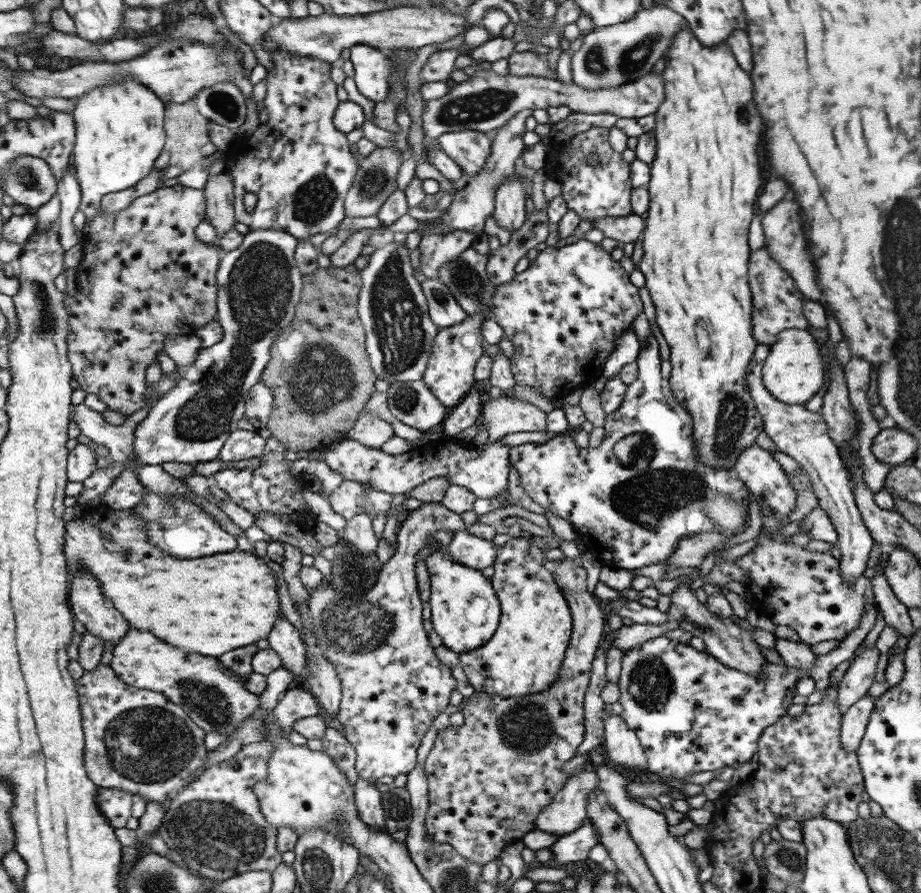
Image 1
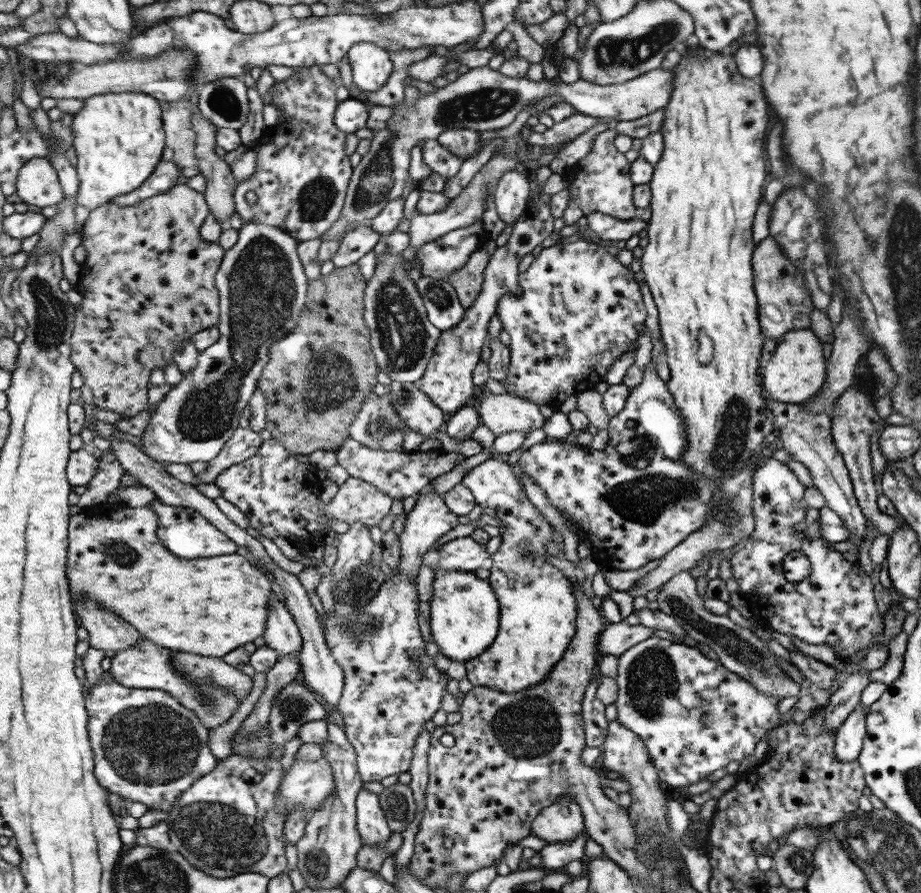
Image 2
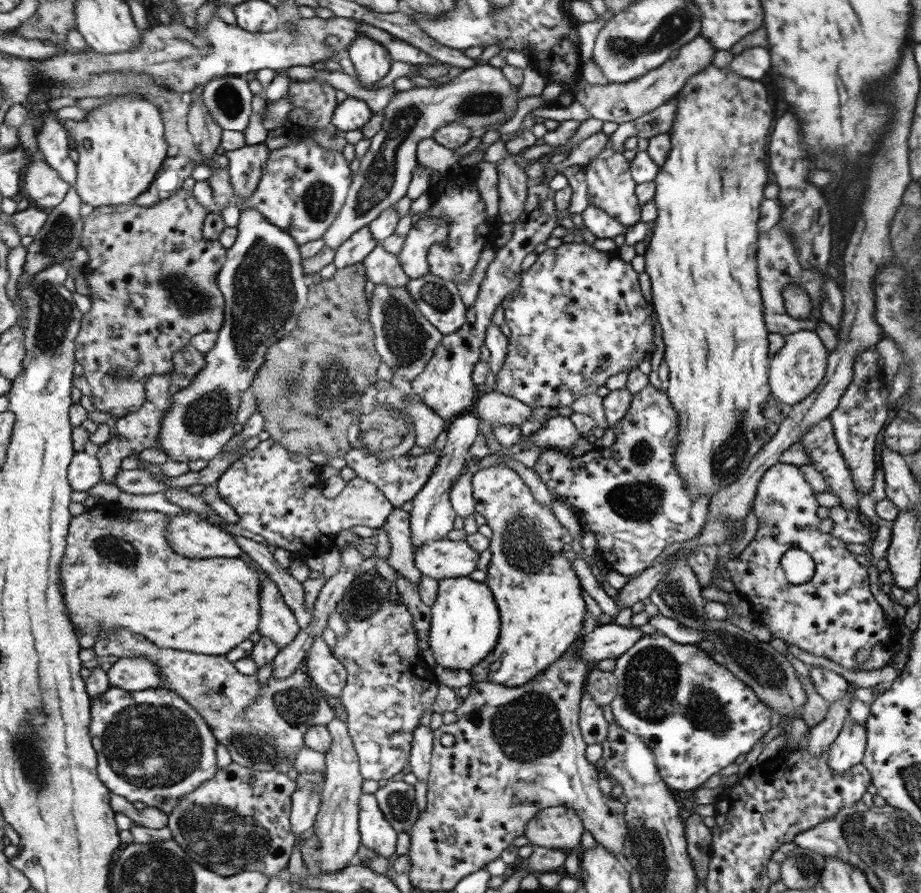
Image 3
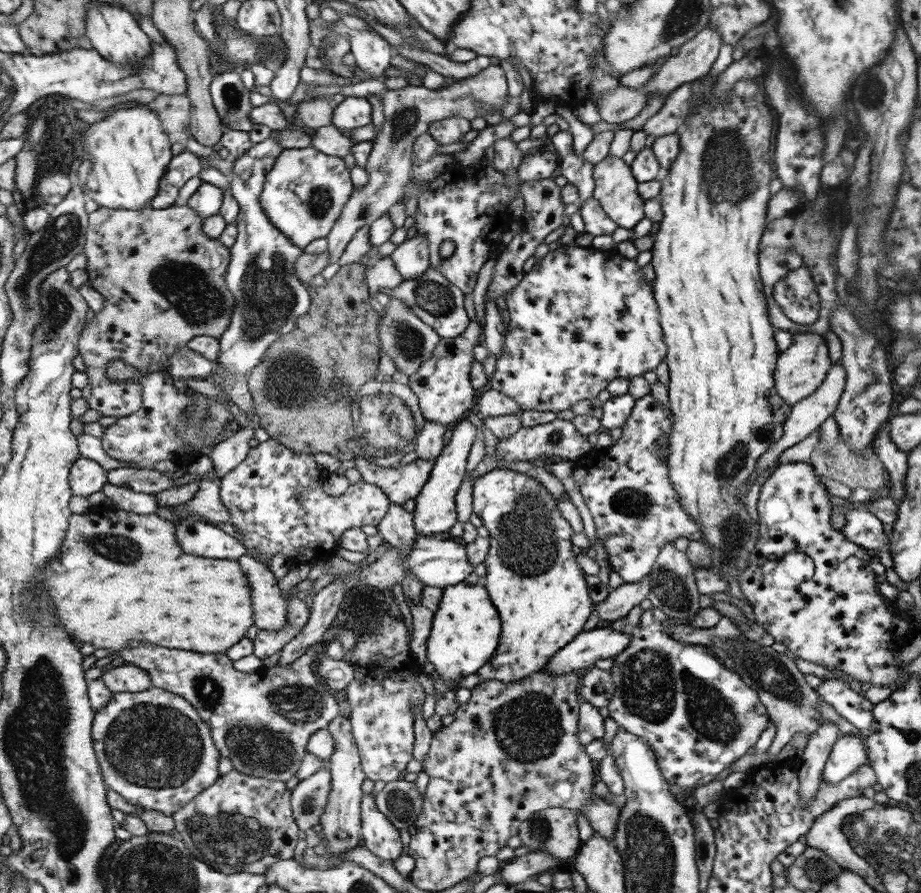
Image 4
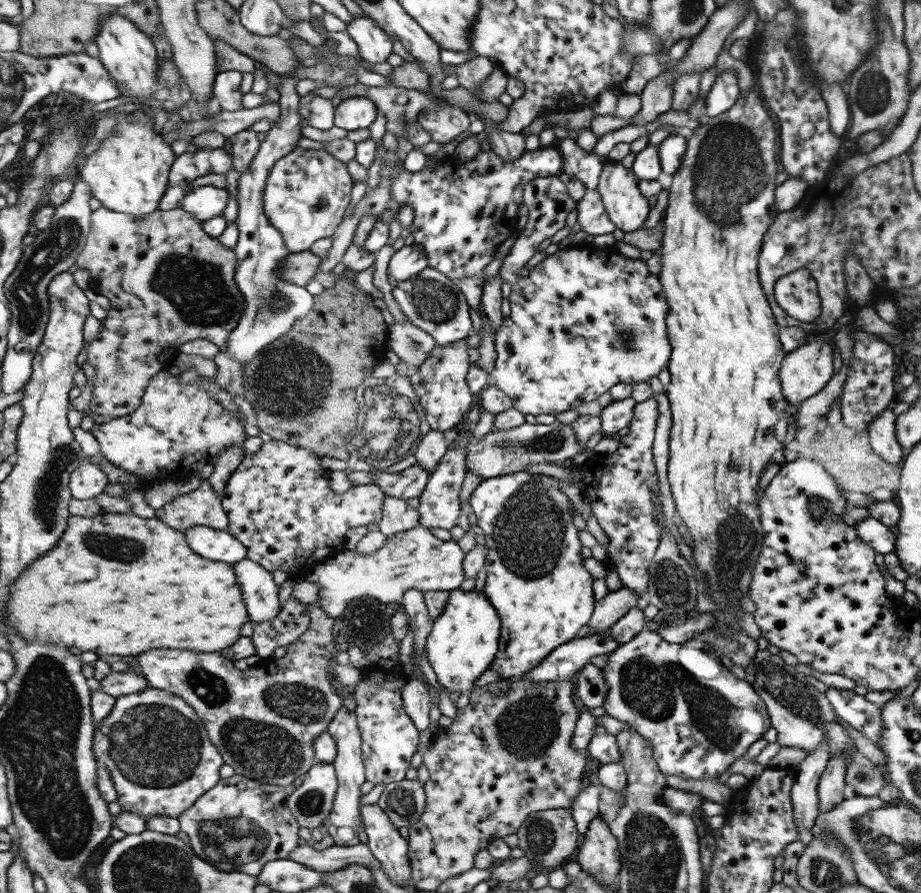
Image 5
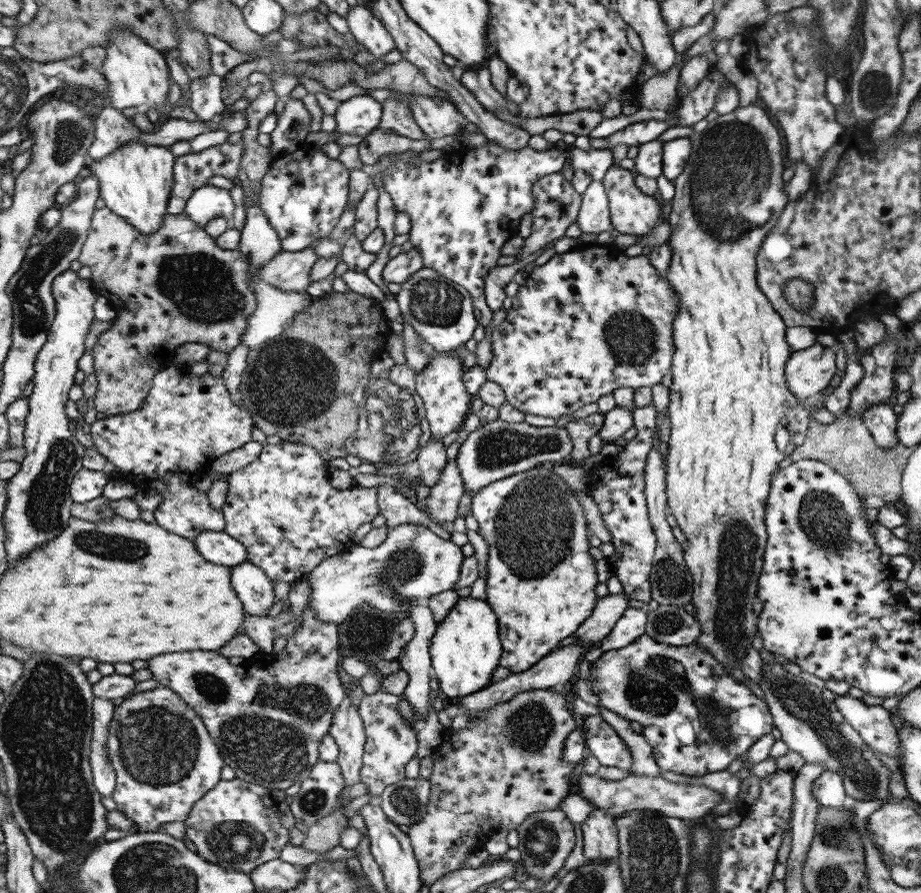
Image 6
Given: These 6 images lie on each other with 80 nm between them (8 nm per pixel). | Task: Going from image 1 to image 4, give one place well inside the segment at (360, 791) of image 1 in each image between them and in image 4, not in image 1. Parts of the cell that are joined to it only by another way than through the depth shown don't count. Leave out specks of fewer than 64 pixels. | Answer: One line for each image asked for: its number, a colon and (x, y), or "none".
2: (373, 825)
3: (378, 835)
4: (380, 835)

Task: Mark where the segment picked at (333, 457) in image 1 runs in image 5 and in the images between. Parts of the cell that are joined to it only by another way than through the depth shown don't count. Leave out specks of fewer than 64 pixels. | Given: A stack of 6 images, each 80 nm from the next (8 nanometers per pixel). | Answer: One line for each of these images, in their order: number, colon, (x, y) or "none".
2: (539, 614)
3: (539, 591)
4: (544, 600)
5: (544, 595)

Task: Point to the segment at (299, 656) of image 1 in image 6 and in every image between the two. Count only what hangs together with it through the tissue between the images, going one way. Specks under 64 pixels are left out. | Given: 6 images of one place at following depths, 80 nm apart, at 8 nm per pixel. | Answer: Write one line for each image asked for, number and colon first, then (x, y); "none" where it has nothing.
2: (284, 635)
3: (279, 623)
4: (272, 609)
5: (260, 591)
6: (254, 587)

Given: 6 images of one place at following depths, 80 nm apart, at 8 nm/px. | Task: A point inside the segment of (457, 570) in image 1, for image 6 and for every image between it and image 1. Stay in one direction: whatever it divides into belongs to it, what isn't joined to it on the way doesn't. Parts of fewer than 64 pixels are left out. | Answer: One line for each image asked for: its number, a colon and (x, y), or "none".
2: (465, 617)
3: (466, 622)
4: (467, 629)
5: (465, 641)
6: (466, 649)

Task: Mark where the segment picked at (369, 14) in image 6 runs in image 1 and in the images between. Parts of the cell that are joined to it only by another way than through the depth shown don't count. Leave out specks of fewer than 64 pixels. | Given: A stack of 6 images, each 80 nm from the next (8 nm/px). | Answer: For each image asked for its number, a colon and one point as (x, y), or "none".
1: (372, 68)
2: (371, 65)
3: (372, 61)
4: (372, 53)
5: (375, 46)

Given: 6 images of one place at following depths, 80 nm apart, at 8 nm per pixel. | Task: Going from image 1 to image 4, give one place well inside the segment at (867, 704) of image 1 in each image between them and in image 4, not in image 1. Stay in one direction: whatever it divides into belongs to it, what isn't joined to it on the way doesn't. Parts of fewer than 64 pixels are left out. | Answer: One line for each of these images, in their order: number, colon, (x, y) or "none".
2: (849, 734)
3: (846, 750)
4: (847, 753)

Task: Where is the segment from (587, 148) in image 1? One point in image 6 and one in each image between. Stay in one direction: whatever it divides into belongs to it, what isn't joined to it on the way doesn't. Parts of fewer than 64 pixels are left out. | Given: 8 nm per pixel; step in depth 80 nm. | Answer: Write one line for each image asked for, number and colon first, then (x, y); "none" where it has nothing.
2: (602, 181)
3: (611, 186)
4: (616, 189)
5: (619, 186)
6: (632, 211)

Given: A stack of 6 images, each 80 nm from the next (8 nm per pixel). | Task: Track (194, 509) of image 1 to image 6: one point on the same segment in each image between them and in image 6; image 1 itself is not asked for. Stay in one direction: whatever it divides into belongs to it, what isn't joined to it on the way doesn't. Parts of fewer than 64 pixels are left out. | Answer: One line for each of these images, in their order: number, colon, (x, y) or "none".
2: (188, 534)
3: (189, 534)
4: (202, 539)
5: (216, 545)
6: (221, 548)

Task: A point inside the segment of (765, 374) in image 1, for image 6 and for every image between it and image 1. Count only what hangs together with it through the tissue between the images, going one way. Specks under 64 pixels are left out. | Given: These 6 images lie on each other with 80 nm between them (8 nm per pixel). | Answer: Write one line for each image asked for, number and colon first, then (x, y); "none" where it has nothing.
2: (795, 370)
3: (796, 368)
4: (799, 369)
5: (803, 371)
6: (807, 371)

